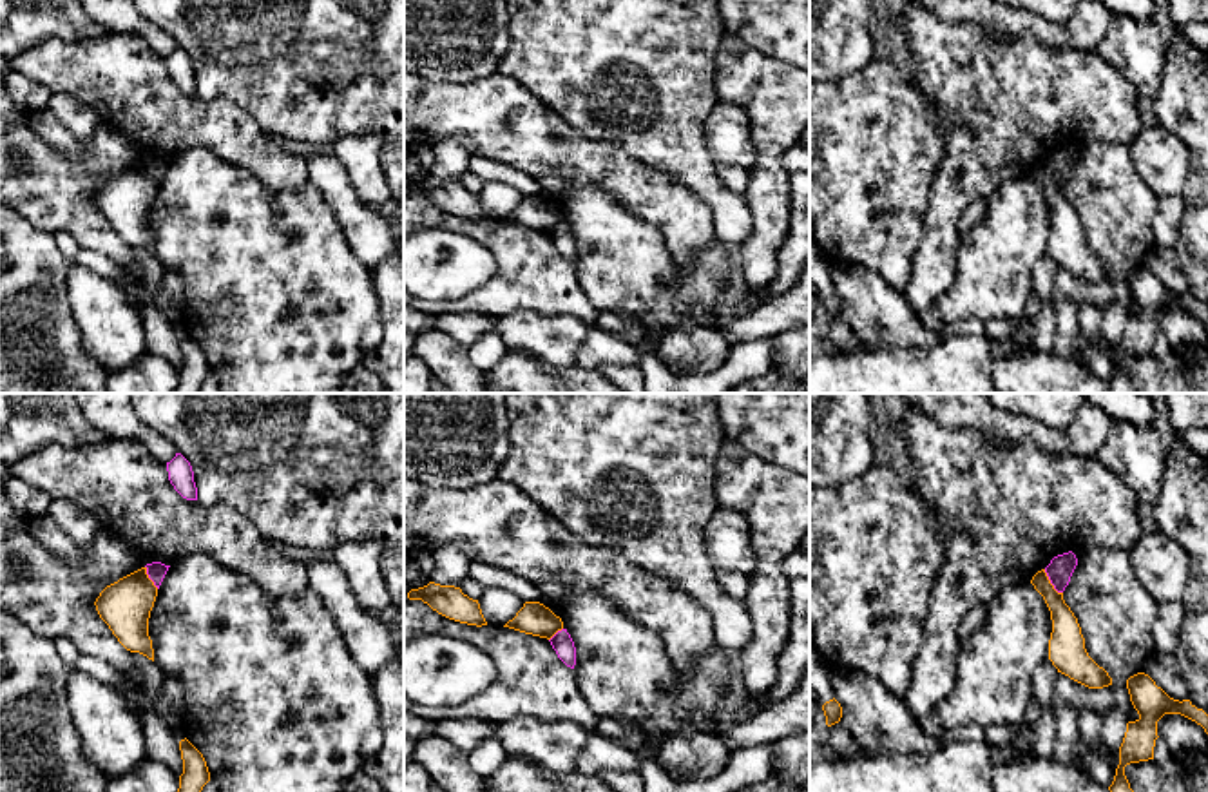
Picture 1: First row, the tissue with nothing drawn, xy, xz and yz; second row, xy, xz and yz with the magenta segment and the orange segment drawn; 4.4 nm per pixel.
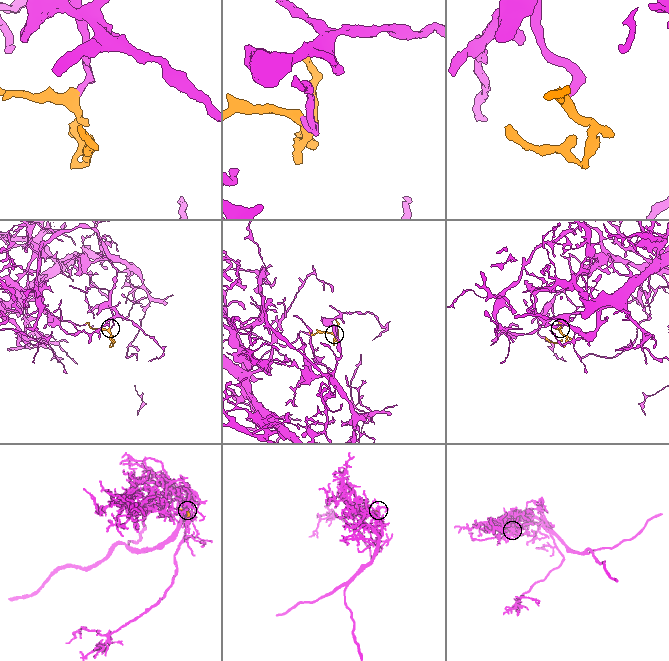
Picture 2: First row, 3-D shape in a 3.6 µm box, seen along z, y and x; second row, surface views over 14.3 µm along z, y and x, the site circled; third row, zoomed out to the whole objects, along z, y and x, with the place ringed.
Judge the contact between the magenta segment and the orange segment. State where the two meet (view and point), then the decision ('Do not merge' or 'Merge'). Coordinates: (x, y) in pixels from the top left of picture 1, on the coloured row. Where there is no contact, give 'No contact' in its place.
Touches magenta at yz (1051, 582). Do not merge

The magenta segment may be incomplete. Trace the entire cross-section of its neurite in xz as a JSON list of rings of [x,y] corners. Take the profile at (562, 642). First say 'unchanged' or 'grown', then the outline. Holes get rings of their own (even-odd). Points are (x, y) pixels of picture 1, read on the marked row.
unchanged; [[[567,629],[558,631],[551,640],[558,658],[570,669],[576,665],[576,647]]]

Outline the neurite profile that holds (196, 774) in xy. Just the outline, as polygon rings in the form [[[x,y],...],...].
[[[185,738],[179,741],[183,774],[177,792],[201,792],[210,781],[210,772],[203,754]]]

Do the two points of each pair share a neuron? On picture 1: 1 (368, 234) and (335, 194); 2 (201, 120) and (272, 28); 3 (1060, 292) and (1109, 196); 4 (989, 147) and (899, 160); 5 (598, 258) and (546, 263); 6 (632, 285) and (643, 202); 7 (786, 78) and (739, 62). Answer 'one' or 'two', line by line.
1: one
2: two
3: one
4: two
5: two
6: two
7: one

